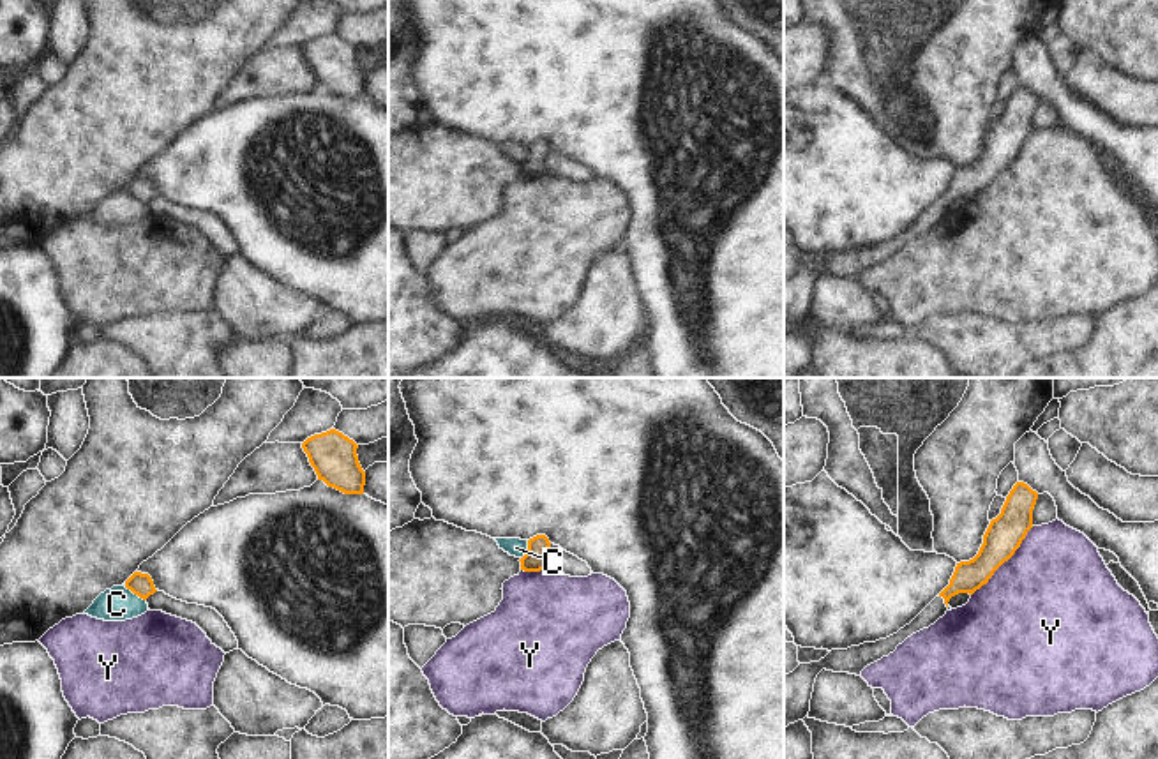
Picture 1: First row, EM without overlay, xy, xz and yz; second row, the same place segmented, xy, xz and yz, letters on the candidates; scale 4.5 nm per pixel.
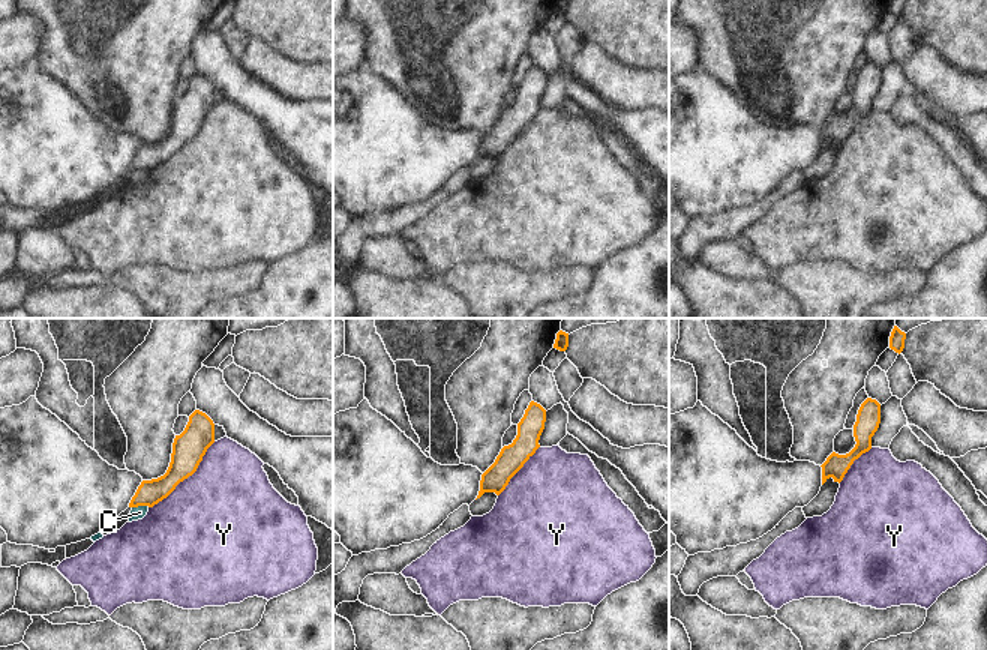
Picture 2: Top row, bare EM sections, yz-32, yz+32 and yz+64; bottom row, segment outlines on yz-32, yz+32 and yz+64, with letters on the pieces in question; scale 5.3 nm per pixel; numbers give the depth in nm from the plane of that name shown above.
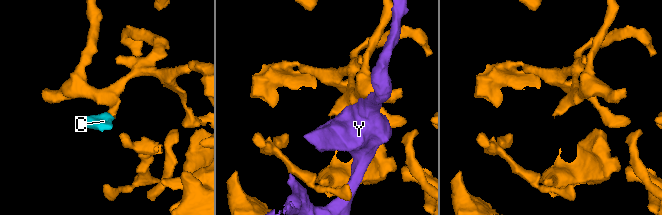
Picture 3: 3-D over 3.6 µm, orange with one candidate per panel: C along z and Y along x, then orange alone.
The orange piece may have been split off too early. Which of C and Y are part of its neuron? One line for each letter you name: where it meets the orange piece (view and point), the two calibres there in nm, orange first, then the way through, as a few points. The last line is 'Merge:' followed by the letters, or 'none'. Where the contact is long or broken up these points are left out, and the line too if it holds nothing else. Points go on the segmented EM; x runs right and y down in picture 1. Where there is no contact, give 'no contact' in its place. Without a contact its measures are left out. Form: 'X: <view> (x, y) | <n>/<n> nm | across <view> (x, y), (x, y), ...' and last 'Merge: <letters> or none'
Merge: none

